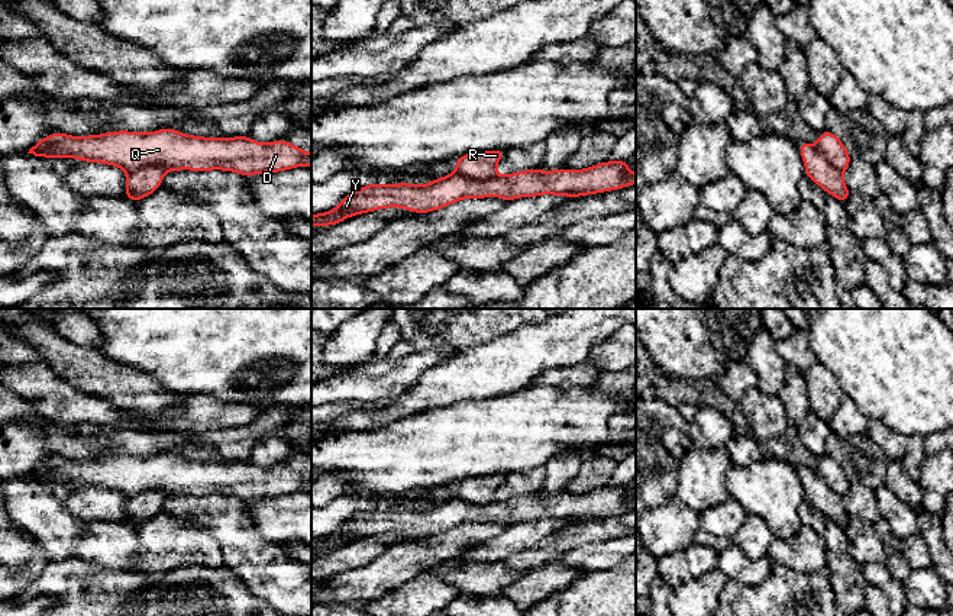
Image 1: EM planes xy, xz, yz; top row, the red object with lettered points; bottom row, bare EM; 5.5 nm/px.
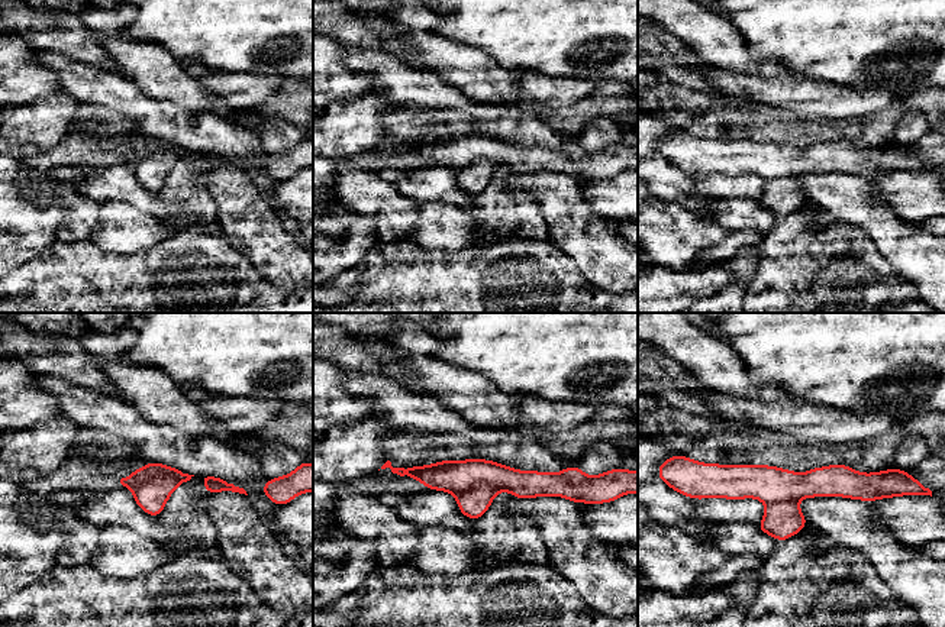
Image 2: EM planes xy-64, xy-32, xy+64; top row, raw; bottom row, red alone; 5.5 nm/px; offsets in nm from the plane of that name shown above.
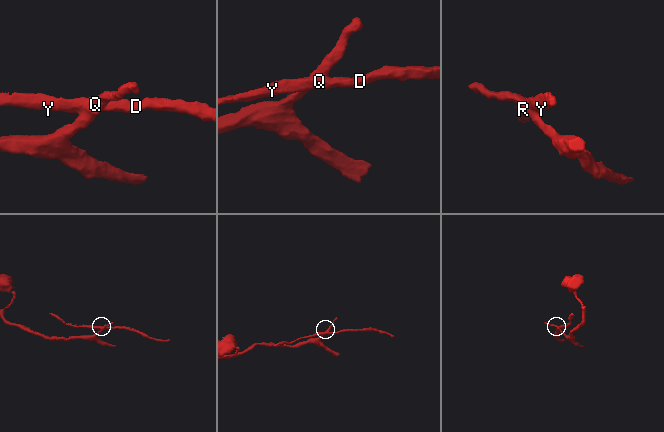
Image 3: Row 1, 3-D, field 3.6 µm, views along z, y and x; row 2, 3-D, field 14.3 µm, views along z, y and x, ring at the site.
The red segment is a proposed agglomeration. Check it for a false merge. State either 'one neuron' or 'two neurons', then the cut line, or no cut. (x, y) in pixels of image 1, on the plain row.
two neurons; cut xy (167, 494), (158, 489), (145, 489), (128, 497)

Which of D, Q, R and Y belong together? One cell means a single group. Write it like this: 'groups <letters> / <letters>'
groups D Q Y / R

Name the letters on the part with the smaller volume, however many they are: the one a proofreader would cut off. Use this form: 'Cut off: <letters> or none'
Cut off: D, Q, Y

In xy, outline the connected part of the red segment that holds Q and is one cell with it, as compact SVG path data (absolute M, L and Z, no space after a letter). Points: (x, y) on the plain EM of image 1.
M171 452L149 458L117 455L88 461L52 457L28 478L109 488L127 497L152 488L167 496L223 494L245 501L295 491L311 493L311 478L284 464L261 468L251 461L204 462Z

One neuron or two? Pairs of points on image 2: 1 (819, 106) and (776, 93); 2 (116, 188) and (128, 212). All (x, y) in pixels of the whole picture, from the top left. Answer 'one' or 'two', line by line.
1: one
2: two

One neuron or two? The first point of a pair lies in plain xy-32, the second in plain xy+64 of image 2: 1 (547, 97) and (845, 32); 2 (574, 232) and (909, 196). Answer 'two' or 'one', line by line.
1: two
2: two

